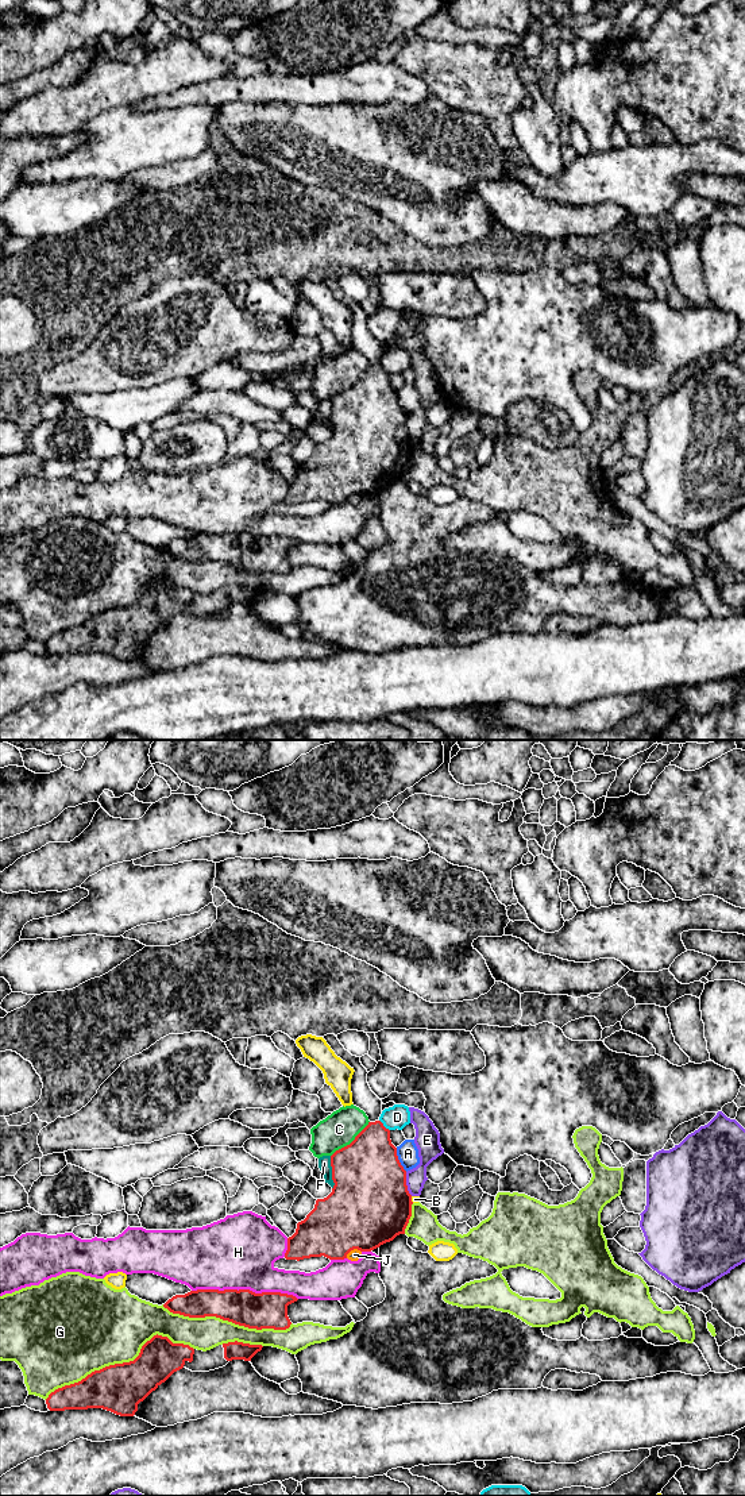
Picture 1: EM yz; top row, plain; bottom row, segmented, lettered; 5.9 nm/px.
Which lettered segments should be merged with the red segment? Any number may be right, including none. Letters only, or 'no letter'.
no letter

